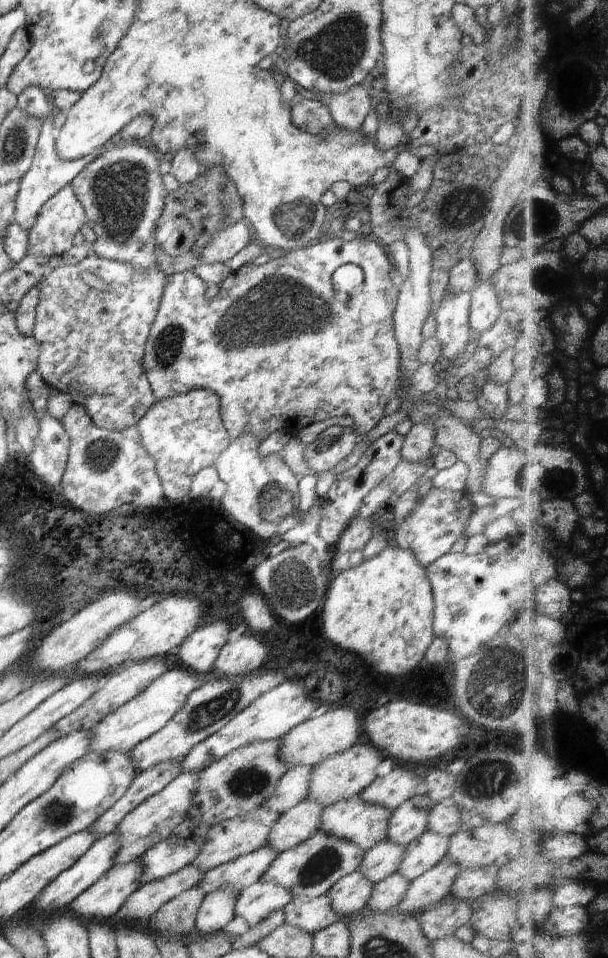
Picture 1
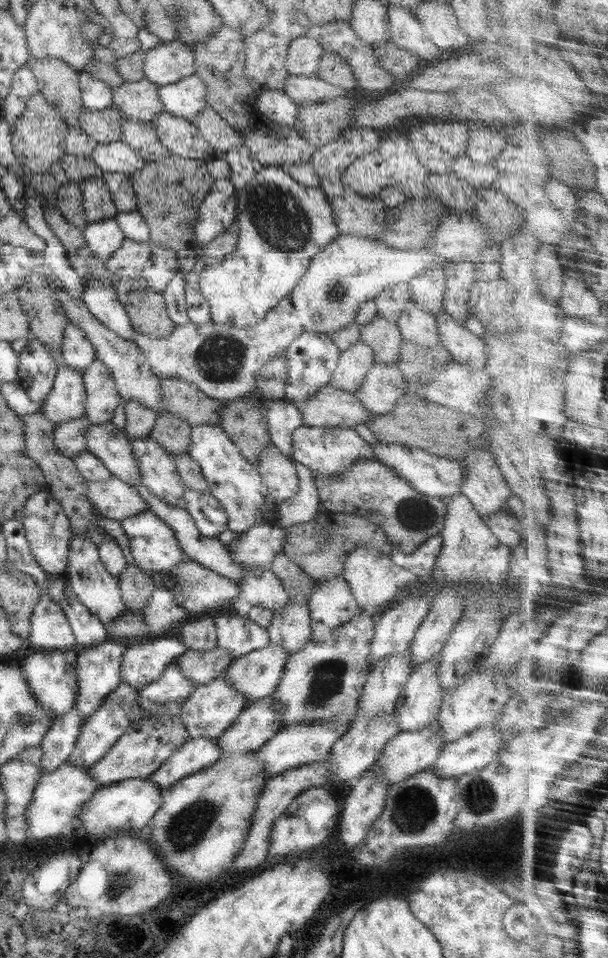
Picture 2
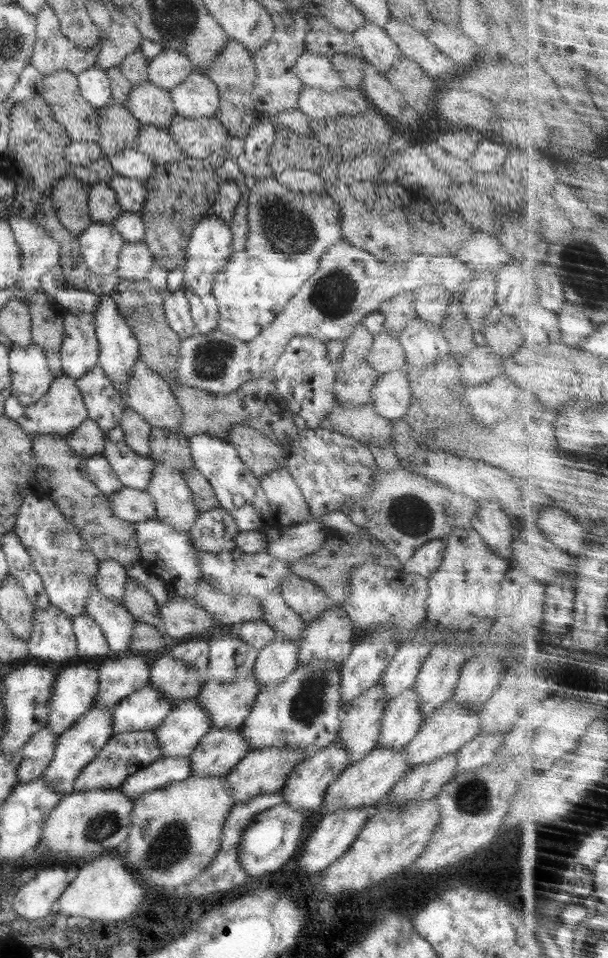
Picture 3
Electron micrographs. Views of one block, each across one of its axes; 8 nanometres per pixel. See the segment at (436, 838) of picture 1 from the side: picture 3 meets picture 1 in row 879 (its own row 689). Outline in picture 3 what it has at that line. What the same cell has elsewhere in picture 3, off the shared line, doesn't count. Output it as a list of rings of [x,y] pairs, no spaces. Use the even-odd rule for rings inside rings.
[[[414,686],[387,700],[378,748],[400,751],[415,738],[425,722],[419,700]]]

